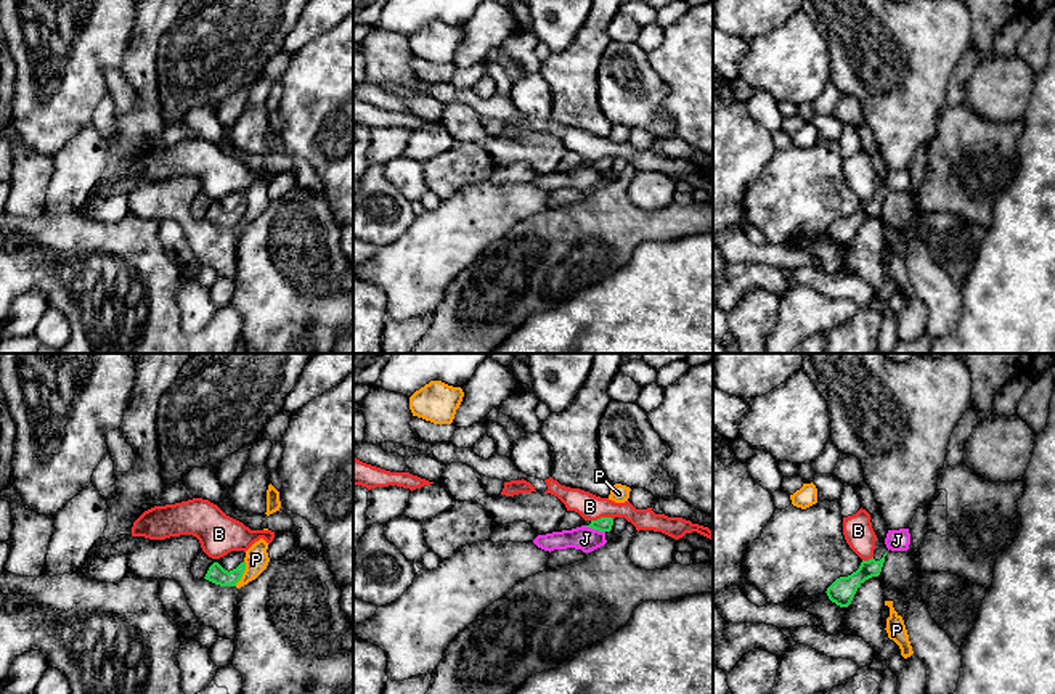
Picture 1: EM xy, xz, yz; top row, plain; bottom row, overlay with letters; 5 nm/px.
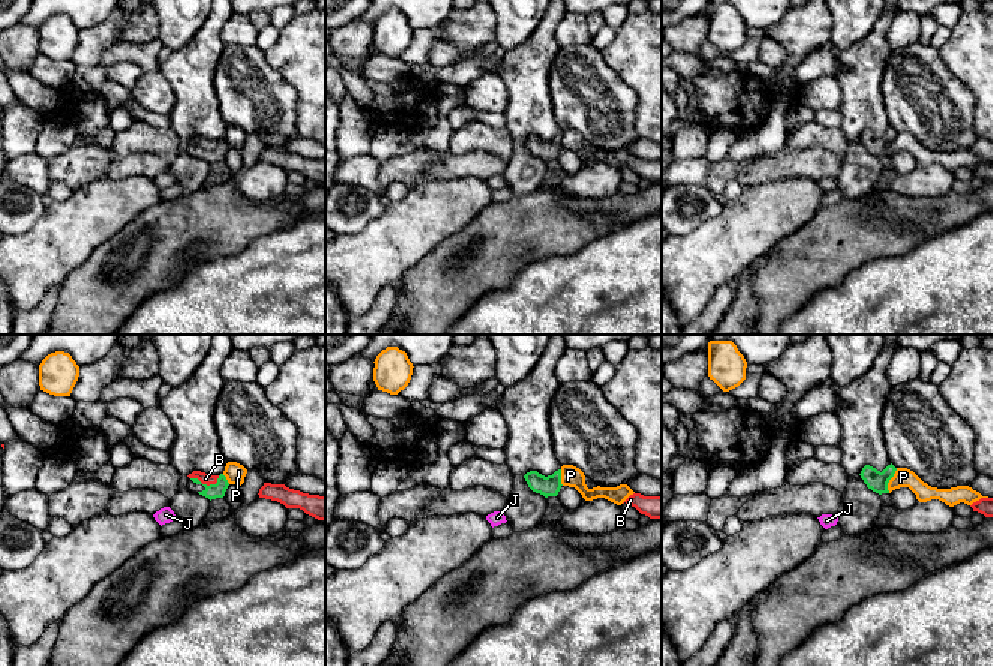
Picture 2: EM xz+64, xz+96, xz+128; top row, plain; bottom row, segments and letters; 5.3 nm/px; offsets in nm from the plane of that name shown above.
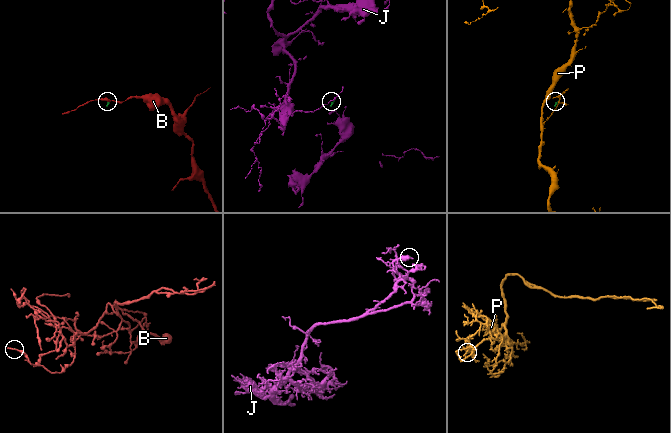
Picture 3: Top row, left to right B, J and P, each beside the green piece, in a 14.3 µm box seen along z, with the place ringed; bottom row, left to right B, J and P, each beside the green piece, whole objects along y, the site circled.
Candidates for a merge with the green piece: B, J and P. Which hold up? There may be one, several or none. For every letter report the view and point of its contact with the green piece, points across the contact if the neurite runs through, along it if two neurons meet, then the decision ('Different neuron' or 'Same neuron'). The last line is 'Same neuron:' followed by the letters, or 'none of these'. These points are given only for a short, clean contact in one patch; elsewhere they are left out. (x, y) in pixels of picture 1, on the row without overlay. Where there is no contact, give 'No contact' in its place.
B: Touches green at xz (601, 158). Boundary: xz (612, 158), (591, 161). Different neuron
J: Touches green at xz (594, 169). Boundary: xz (583, 166), (604, 172). Different neuron
P: Touches green at xy (241, 214). Boundary: xy (244, 201), (244, 211), (235, 225). Different neuron
Same neuron: none of these

